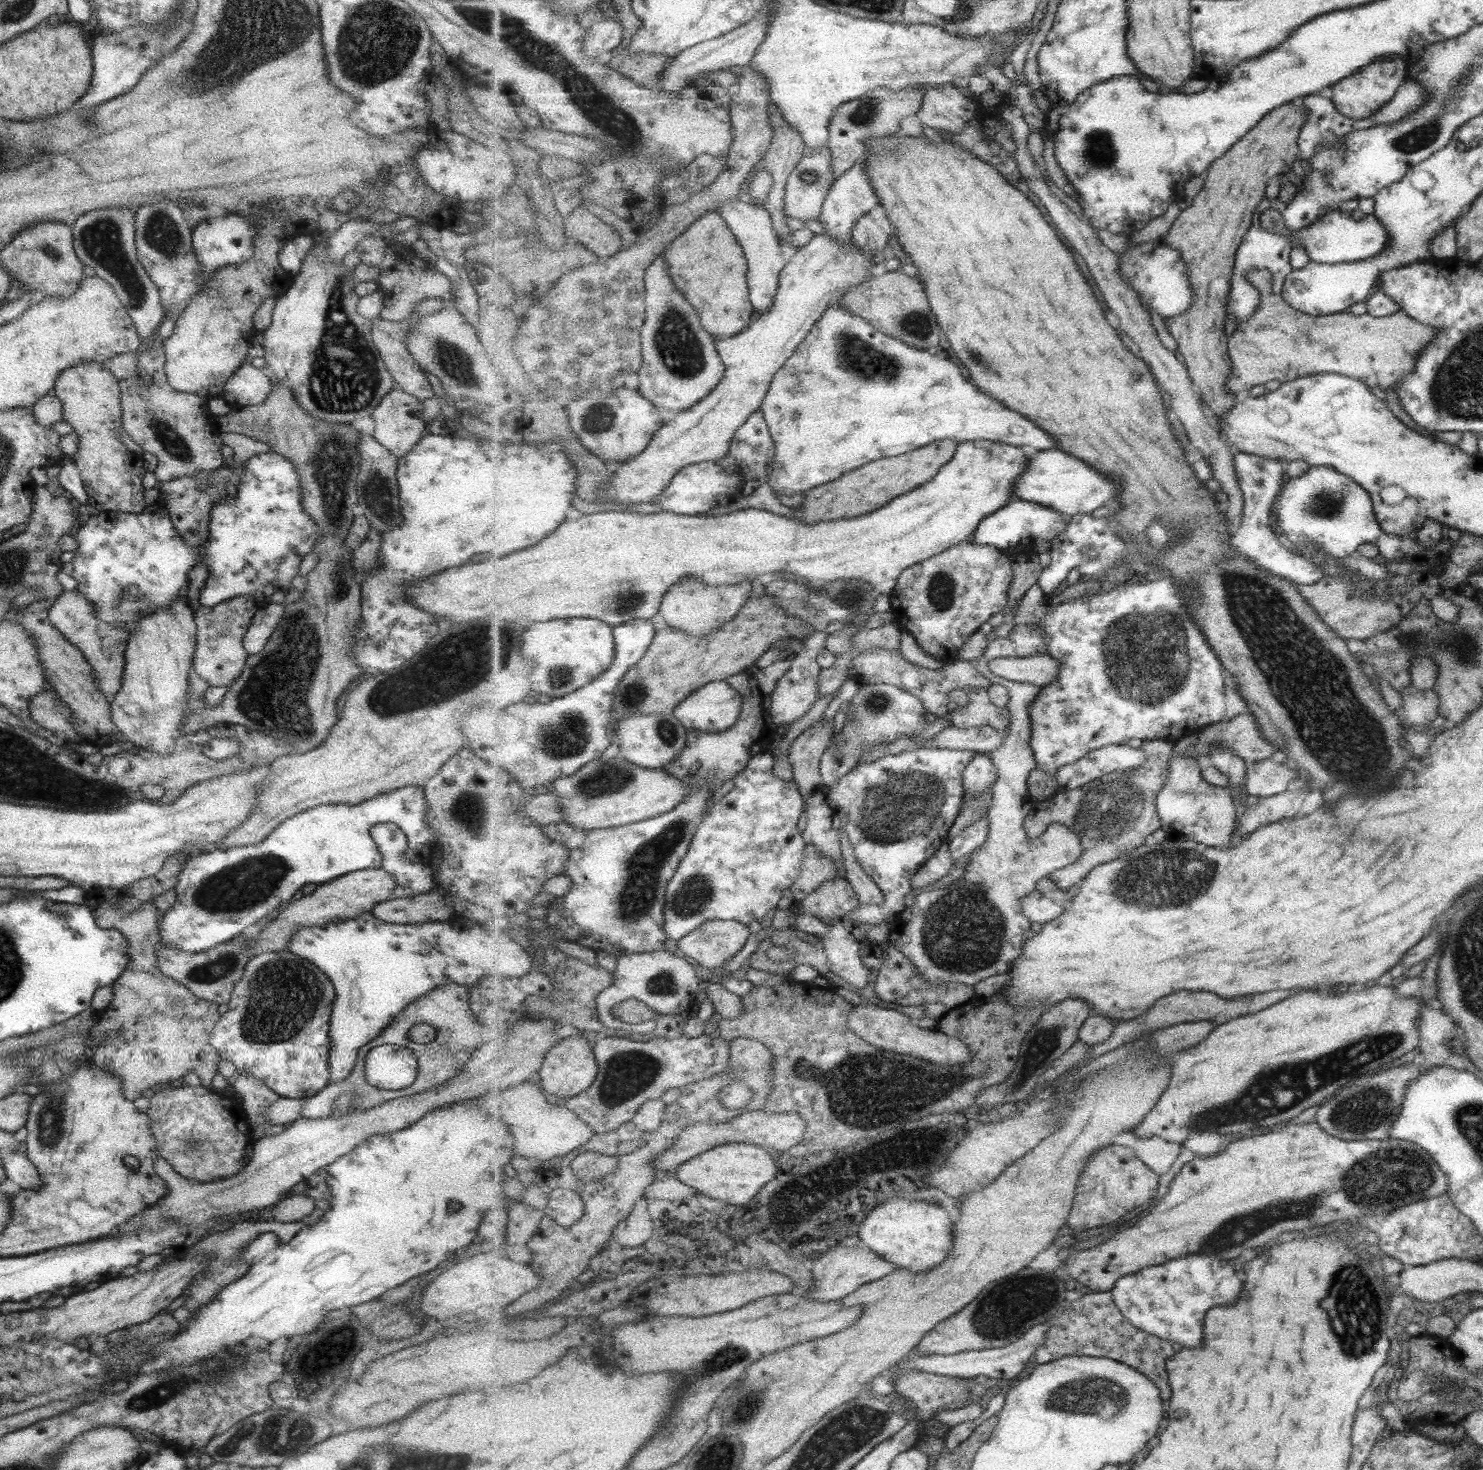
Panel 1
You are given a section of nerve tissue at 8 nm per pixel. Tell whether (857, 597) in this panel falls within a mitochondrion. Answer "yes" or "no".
yes

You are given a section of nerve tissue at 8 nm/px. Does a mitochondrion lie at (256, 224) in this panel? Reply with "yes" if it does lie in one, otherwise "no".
no

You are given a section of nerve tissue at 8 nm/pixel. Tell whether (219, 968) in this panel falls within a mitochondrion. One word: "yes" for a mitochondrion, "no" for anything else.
yes

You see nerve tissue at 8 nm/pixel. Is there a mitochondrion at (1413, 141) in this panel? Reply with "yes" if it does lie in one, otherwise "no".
yes

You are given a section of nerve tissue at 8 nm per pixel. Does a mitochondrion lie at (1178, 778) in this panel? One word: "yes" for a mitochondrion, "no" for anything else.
no

